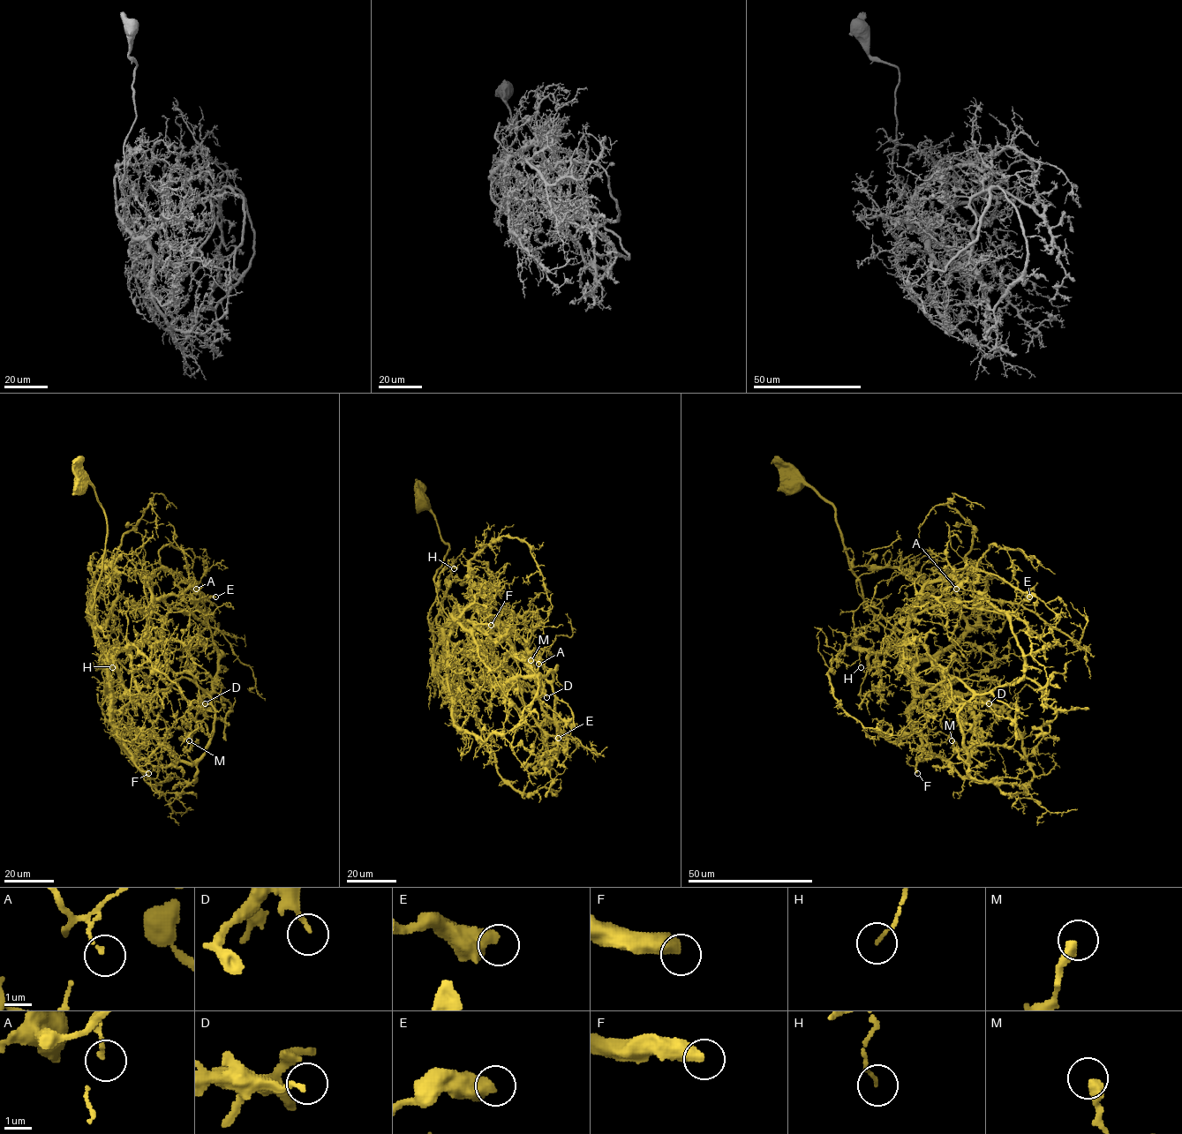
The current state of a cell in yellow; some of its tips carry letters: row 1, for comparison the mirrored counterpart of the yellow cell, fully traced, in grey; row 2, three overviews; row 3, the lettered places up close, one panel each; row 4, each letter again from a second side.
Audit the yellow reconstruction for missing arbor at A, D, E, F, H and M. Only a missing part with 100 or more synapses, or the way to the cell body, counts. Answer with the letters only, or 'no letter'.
F

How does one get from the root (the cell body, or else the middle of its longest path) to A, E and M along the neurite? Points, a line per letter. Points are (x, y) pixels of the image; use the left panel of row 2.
A: (78, 482), (94, 489), (106, 521), (93, 619), (107, 653), (129, 649), (140, 640), (155, 600), (196, 589)
E: (78, 482), (94, 489), (106, 521), (93, 619), (107, 653), (140, 640), (153, 604), (191, 614), (215, 597)
M: (78, 482), (94, 489), (107, 525), (93, 611), (106, 688), (123, 687), (158, 740), (191, 762), (189, 740)

